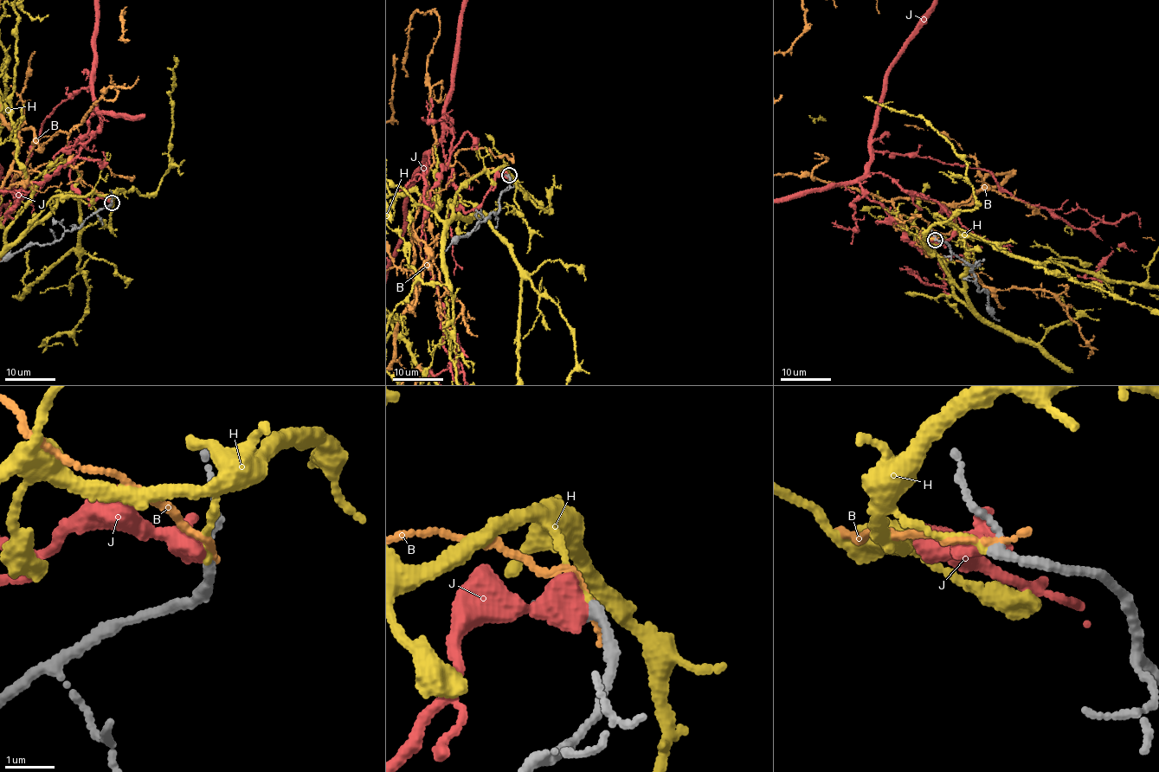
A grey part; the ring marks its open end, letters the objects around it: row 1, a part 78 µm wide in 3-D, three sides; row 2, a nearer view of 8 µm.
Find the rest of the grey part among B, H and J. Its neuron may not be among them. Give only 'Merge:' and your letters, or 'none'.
Merge: none

